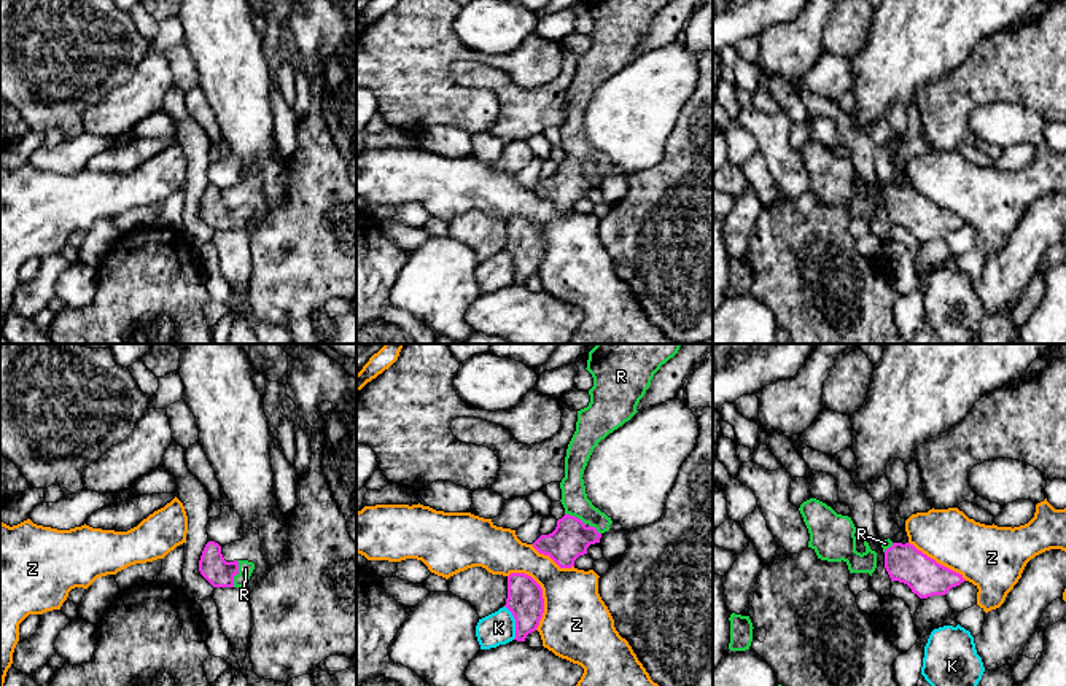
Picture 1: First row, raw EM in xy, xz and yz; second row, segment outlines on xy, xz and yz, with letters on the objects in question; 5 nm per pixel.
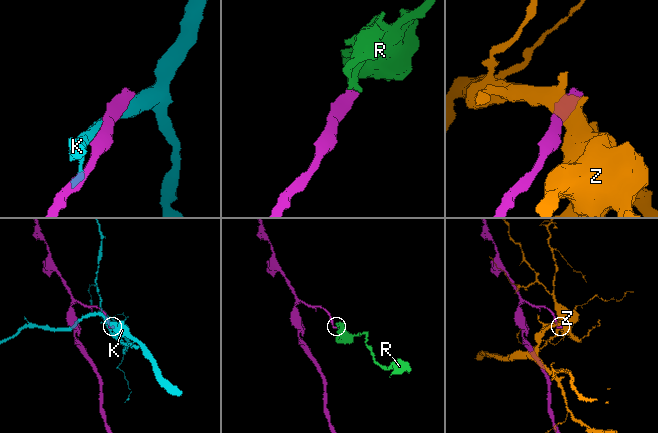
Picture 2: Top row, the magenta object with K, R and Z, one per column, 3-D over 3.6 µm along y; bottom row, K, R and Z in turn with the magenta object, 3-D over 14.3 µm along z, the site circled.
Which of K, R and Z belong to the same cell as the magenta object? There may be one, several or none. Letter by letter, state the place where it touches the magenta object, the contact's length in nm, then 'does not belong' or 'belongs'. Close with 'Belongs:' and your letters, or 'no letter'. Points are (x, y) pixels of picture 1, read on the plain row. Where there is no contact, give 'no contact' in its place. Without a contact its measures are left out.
K: meets magenta in xz at (516, 266); contact 180 nm long; does not belong
R: meets magenta in xy at (237, 217); contact 140 nm long; belongs
Z: meets magenta in xz at (541, 237); contact 320 nm long; does not belong
Belongs: R

